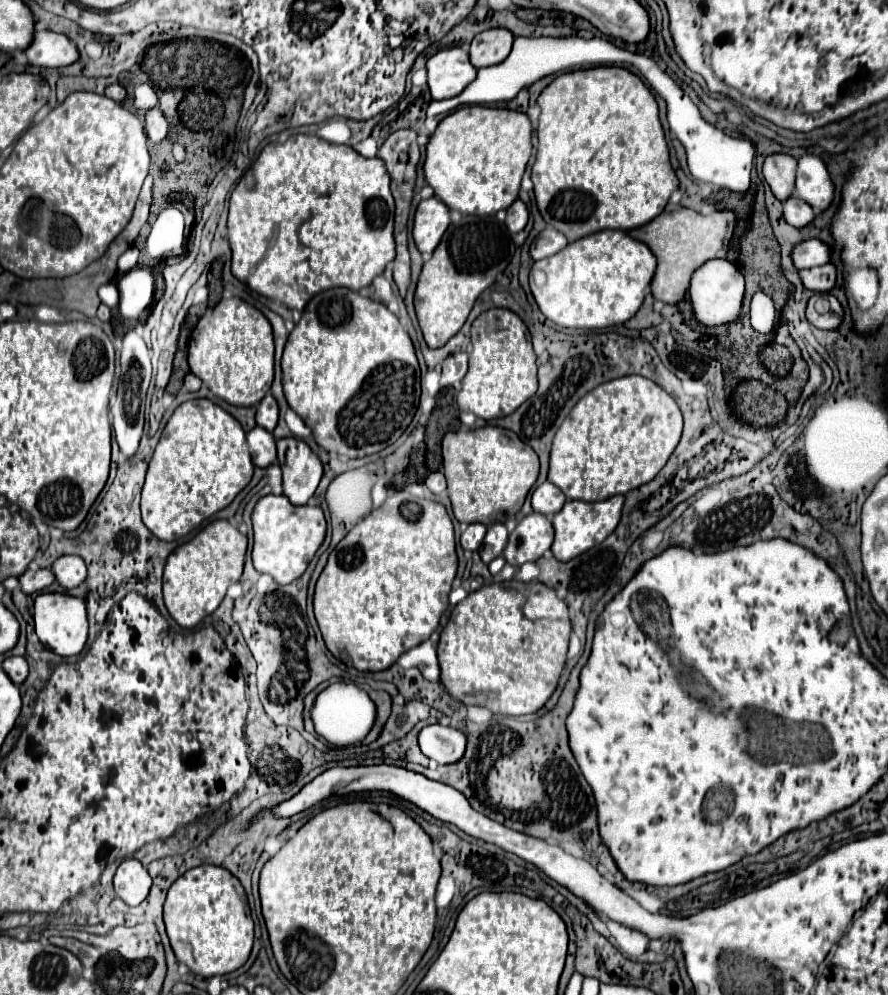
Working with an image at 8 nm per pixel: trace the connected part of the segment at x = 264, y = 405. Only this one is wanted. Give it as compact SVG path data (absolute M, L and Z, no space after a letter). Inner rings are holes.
M267 393L257 407L257 425L267 431L273 431L277 421L279 421L279 405L277 405L275 397L271 393Z

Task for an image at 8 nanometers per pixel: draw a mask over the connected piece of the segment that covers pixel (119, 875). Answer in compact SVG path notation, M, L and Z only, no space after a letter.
M125 859L115 873L115 893L127 905L139 905L151 887L151 877L147 869L137 859Z

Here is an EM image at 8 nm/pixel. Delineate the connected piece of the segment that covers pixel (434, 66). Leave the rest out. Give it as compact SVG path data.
M451 47L437 51L427 61L431 97L441 101L459 95L475 77L477 69L469 61L469 53L463 47Z

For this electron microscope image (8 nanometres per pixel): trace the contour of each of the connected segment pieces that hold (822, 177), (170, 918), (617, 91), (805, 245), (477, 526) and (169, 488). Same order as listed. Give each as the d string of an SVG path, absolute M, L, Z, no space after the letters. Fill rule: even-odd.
M803 155L797 169L797 199L803 199L815 211L825 211L833 201L833 193L835 185L825 169L825 163L815 155Z
M199 865L181 875L171 885L165 901L167 935L177 959L205 979L239 969L253 947L253 919L245 903L243 885L223 867Z
M593 67L593 69L579 69L579 71L563 73L543 89L537 103L541 107L539 127L537 127L539 145L537 145L537 157L535 157L535 165L533 165L533 171L531 171L531 179L533 179L533 185L535 185L537 207L543 215L543 219L547 221L547 225L561 231L569 241L577 241L577 239L587 237L591 233L597 233L601 229L631 231L631 229L637 229L637 227L649 223L655 215L663 213L671 193L679 189L679 179L677 179L677 175L675 175L675 171L669 163L669 147L667 147L665 133L663 133L661 121L659 121L657 101L655 101L653 93L647 89L647 85L637 75L633 75L631 71L627 71L623 67Z
M809 239L799 243L793 249L791 257L797 269L811 269L815 265L825 265L831 261L831 247L821 239Z
M471 523L461 535L461 547L467 551L477 551L483 543L487 527L483 523Z
M209 399L185 401L171 415L151 457L145 487L143 487L143 497L141 497L143 523L155 537L163 541L177 541L187 533L191 533L195 527L199 527L207 517L225 509L249 485L253 477L253 469L255 467L247 451L245 431L241 423Z

